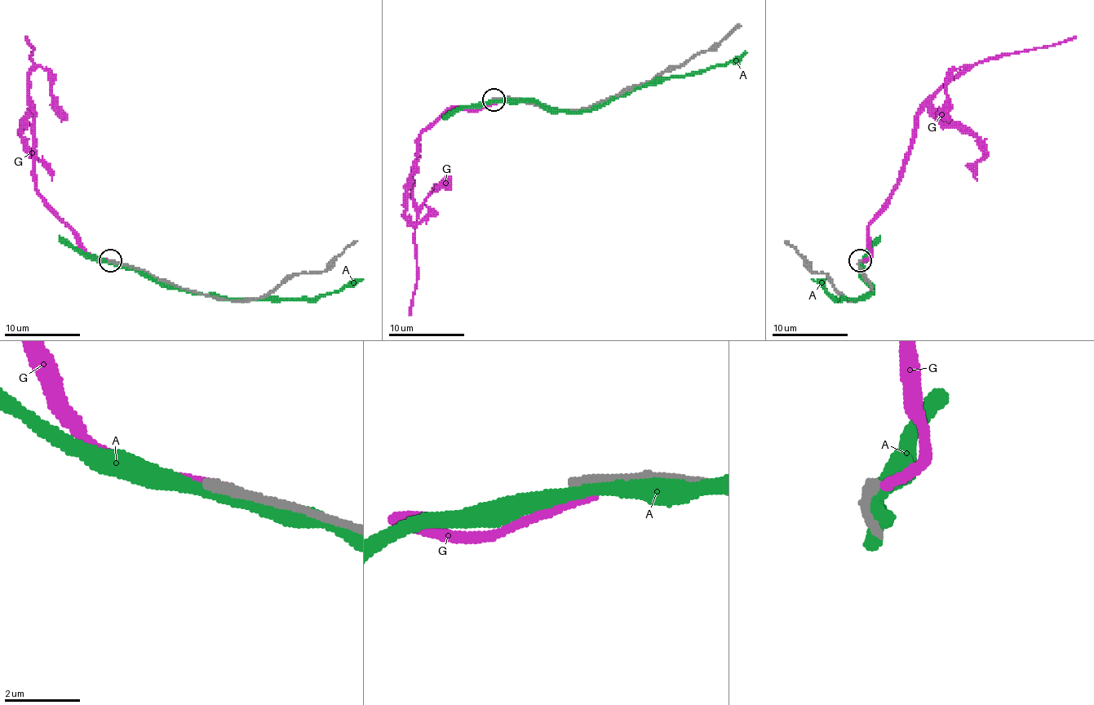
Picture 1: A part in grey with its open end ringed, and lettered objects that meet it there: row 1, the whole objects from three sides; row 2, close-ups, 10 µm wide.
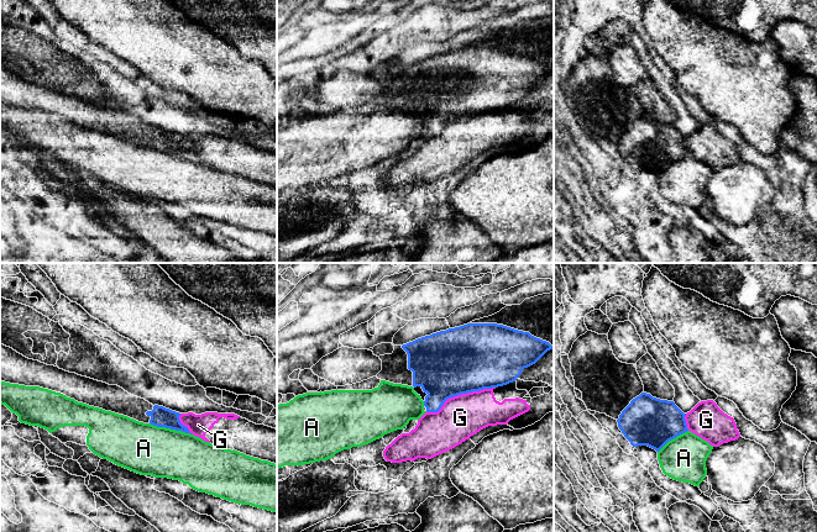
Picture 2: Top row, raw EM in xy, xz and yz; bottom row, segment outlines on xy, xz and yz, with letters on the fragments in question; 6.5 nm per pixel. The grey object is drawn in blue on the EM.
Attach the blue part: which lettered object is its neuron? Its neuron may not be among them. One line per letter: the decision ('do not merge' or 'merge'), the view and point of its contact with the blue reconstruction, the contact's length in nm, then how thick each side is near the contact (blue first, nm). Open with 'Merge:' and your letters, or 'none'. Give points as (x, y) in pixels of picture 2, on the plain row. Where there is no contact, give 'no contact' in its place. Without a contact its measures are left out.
Merge: none
A: do not merge; meets blue in xy at (171, 152); contact 280 nm long; 130 nm thick on the blue side, 320 nm on the other
G: do not merge; meets blue in xz at (460, 117); contact 480 nm long; 440 nm thick on the blue side, 280 nm on the other

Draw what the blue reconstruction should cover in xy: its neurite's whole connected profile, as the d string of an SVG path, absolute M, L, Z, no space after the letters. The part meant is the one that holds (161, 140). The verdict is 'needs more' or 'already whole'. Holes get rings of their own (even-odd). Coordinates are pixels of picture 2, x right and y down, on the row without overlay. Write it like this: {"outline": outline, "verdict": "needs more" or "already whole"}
{"outline": "M0 67L0 105L25 110L40 110L89 130L127 139L138 146L151 147L190 157L179 144L179 136L152 128L133 120L117 109L109 109L28 83L10 70Z", "verdict": "needs more"}

